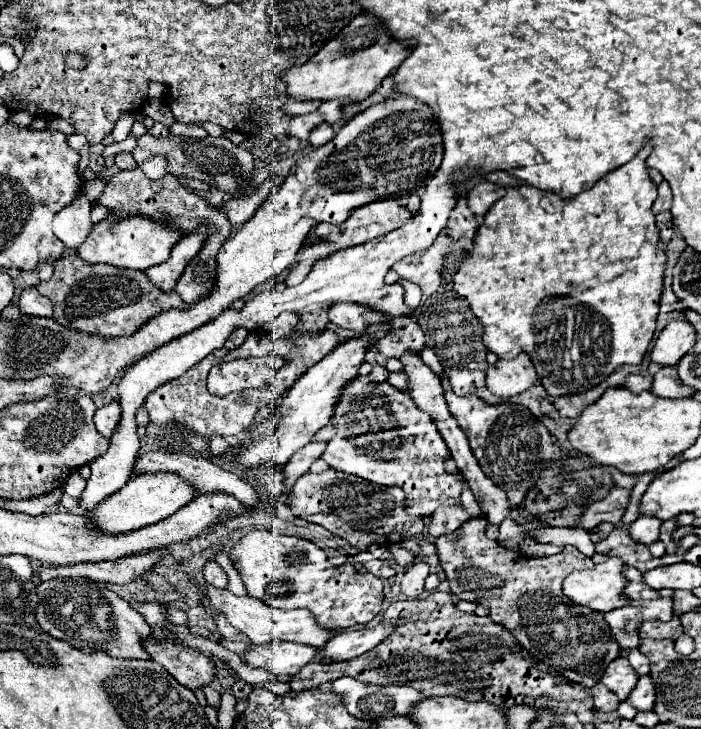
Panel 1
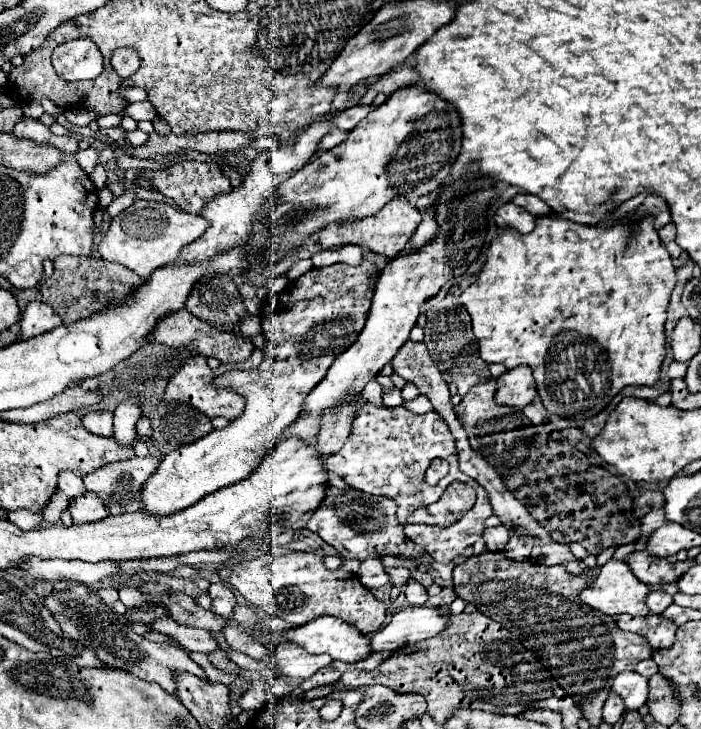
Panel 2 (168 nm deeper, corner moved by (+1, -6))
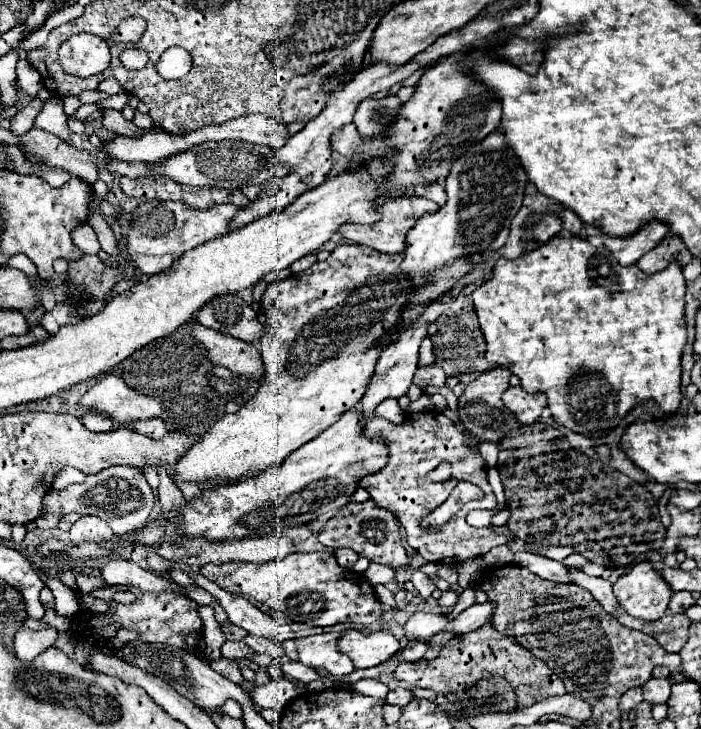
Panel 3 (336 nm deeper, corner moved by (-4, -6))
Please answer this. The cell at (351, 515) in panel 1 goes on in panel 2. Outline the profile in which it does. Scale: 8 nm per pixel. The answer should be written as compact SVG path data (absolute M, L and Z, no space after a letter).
M329 487L319 511L311 513L307 529L317 533L325 543L335 547L345 559L365 561L367 557L401 555L405 551L403 525L395 517L395 503L387 497L365 495L355 489Z

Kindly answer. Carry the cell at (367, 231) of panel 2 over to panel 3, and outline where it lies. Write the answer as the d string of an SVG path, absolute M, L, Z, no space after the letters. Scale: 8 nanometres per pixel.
M396 197L396 199L388 199L384 205L380 205L376 209L380 213L380 221L372 223L372 225L358 225L358 223L344 223L338 231L340 235L350 241L350 243L356 243L356 245L366 245L366 247L372 247L380 253L402 253L404 251L404 239L406 239L406 233L416 225L416 221L424 215L424 213L432 213L432 211L438 211L438 205L424 199L424 197Z

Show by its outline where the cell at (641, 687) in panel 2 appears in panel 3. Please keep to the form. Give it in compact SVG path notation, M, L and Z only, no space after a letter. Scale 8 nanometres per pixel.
M648 679L646 683L640 685L642 687L642 695L644 701L648 701L650 705L656 703L666 703L668 695L670 695L670 687L668 687L668 679Z

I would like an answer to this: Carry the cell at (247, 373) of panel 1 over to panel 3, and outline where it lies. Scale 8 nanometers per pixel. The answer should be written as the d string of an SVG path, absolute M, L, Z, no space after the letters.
M340 245L326 261L316 261L310 269L272 283L262 297L262 311L268 319L266 333L260 339L264 361L260 387L238 413L224 415L214 423L212 431L204 433L200 441L178 459L174 465L174 479L194 483L236 483L258 475L336 423L342 413L350 411L364 395L368 379L372 377L376 359L382 351L382 335L396 327L400 309L404 301L408 301L410 283L400 271L400 259L402 255L386 255L364 245Z

